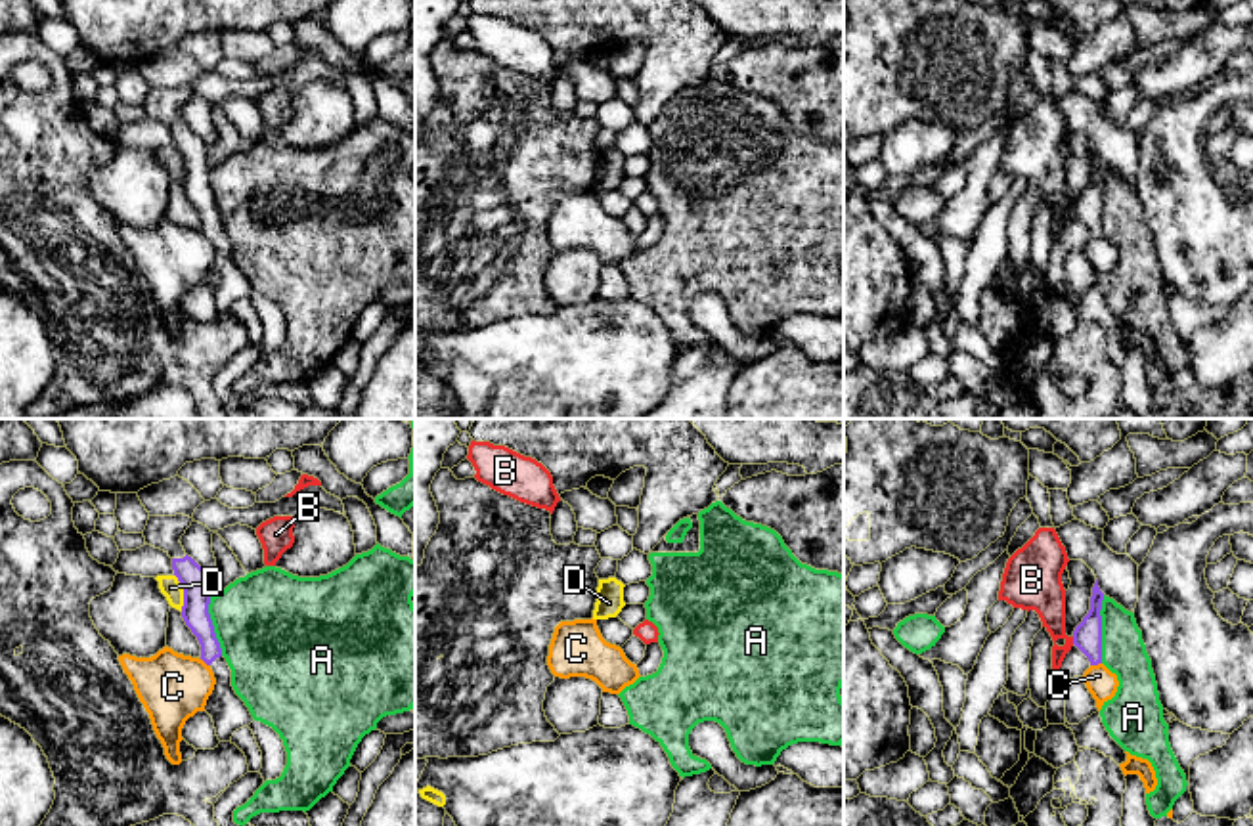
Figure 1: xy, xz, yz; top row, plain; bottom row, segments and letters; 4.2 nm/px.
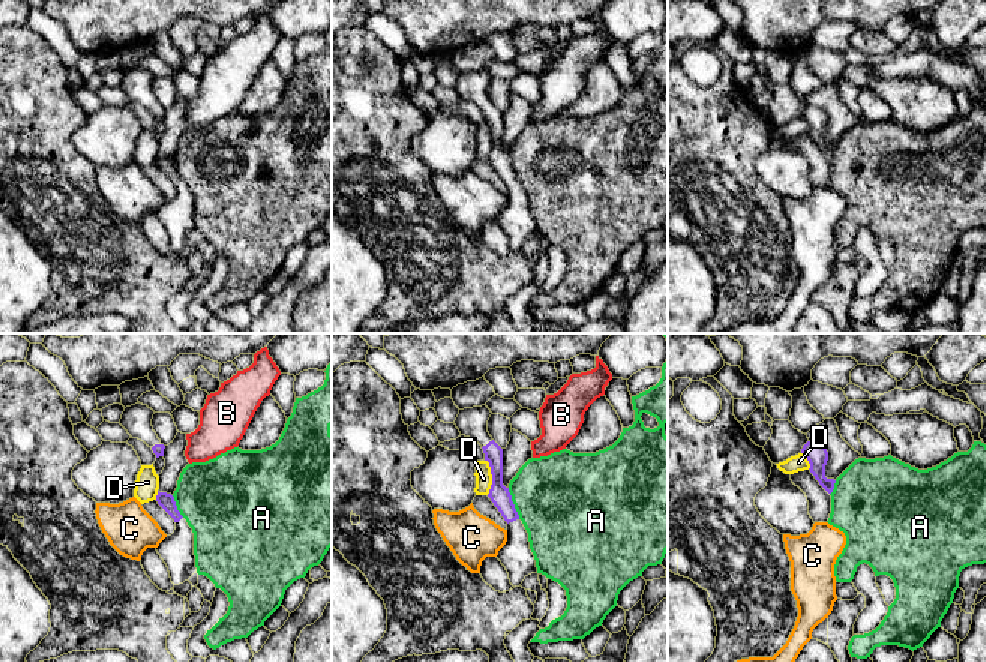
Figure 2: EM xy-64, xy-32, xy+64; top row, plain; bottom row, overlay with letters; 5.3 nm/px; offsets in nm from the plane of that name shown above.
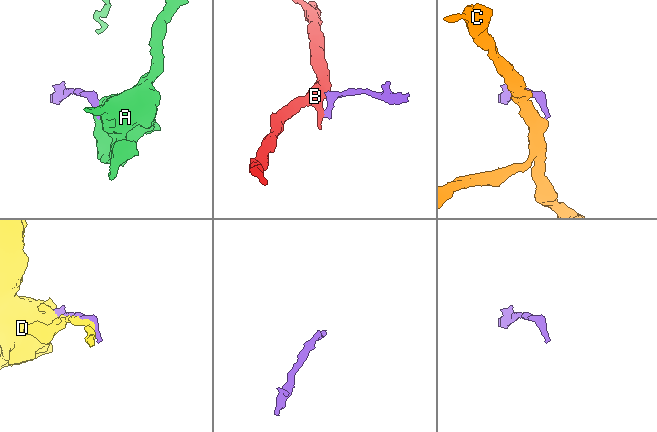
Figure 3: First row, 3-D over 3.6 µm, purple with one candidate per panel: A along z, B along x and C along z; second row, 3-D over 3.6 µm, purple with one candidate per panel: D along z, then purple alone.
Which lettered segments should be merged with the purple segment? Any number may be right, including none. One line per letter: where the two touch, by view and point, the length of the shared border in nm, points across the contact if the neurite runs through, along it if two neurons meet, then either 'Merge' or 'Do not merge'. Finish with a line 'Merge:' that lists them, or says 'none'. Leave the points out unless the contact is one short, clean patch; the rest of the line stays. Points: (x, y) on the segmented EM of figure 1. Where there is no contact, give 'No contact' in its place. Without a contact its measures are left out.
A: Touches purple at yz (1100, 630). Shared border 280 nm. Boundary: yz (1104, 595), (1100, 610), (1100, 662). Do not merge
B: Touches purple at yz (1074, 641). Shared border 30 nm. Boundary: yz (1072, 637), (1074, 643). Do not merge
C: Touches purple at yz (1095, 664). Shared border 50 nm. Boundary: yz (1100, 662), (1091, 666). Do not merge
D: Touches purple at xy (184, 593). Shared border 160 nm. Do not merge
Merge: none

